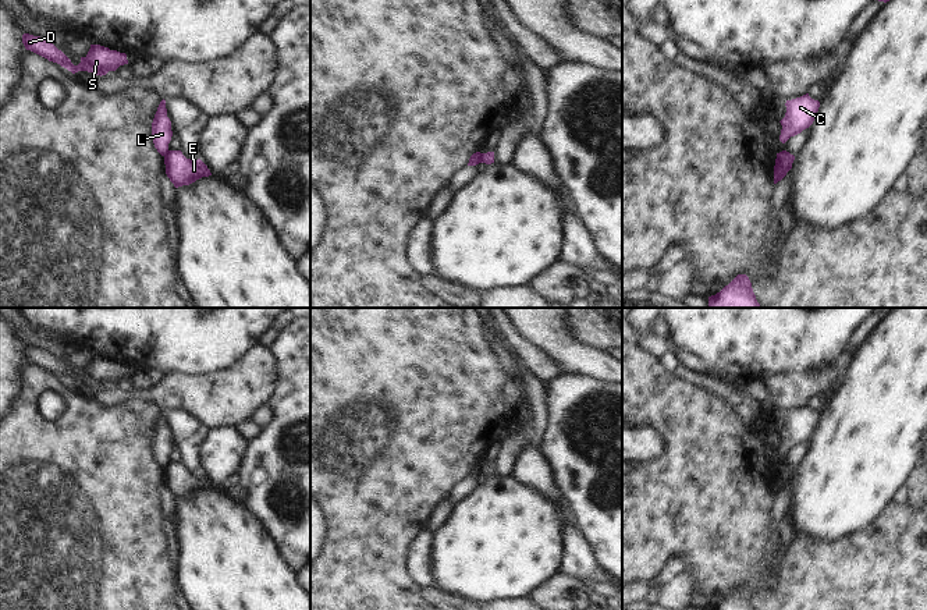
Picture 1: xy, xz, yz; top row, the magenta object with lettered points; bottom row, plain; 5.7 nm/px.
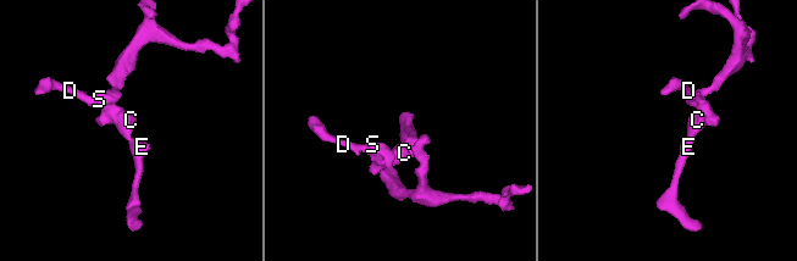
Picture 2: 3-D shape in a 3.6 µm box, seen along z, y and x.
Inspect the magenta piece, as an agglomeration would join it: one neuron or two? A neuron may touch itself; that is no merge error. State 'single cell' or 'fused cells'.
fused cells

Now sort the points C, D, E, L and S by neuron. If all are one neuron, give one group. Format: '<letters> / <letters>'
C D L S / E

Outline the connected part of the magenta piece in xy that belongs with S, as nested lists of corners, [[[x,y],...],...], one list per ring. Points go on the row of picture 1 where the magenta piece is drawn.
[[[24,33],[22,43],[26,50],[60,64],[72,74],[78,71],[88,71],[93,75],[102,77],[109,71],[116,71],[120,65],[128,64],[125,53],[110,50],[100,45],[90,45],[88,54],[81,57],[81,63],[78,65],[74,65],[71,60],[47,39]]]

